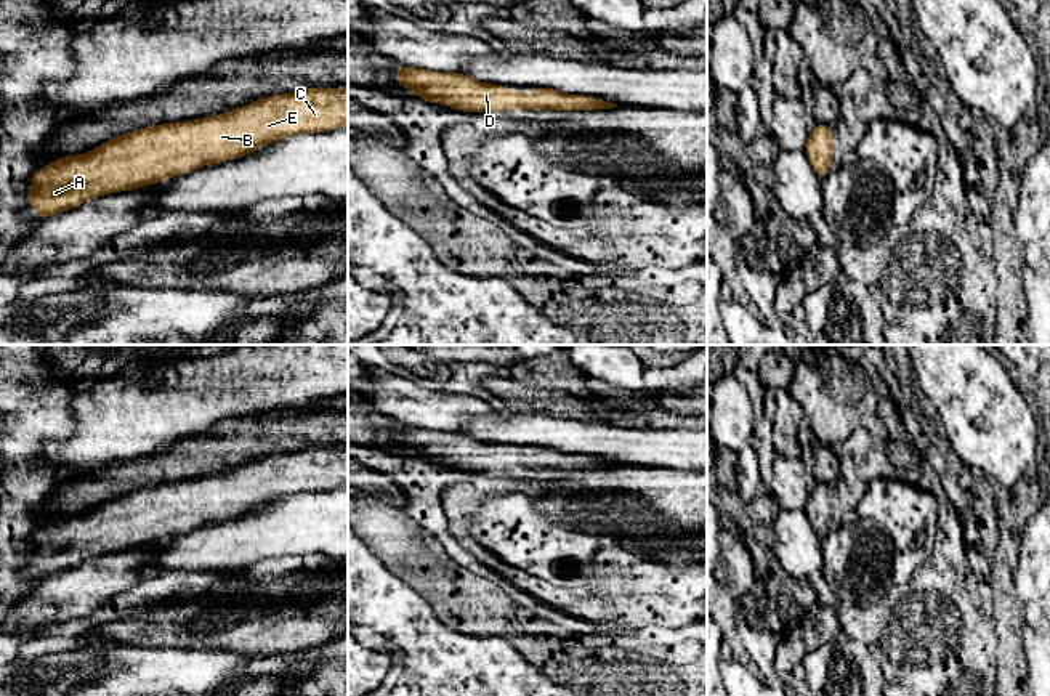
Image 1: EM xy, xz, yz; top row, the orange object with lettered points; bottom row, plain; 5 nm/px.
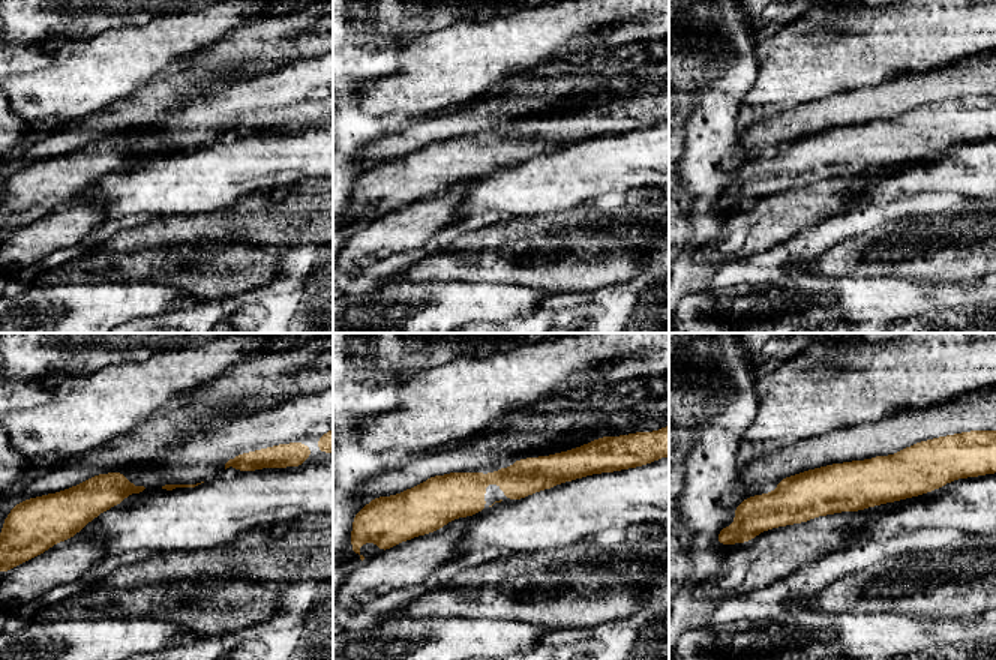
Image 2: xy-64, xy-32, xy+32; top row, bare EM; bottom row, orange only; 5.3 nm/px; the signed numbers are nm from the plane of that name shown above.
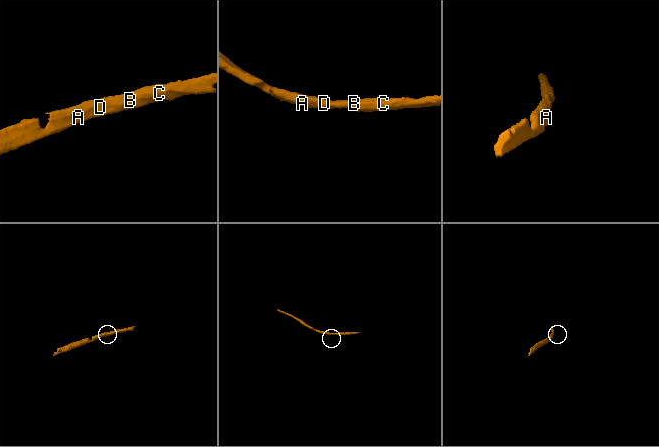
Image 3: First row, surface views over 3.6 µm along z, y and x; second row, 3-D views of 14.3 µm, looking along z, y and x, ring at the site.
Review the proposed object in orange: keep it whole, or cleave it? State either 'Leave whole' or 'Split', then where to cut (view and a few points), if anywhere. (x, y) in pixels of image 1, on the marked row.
Leave whole. No split

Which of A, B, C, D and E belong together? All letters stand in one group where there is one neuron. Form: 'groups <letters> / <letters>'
groups A B C D E

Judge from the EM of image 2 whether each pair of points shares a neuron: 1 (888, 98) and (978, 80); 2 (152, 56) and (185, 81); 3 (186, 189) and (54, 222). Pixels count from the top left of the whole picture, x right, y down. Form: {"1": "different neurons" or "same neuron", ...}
{"1": "same neuron", "2": "different neurons", "3": "different neurons"}

